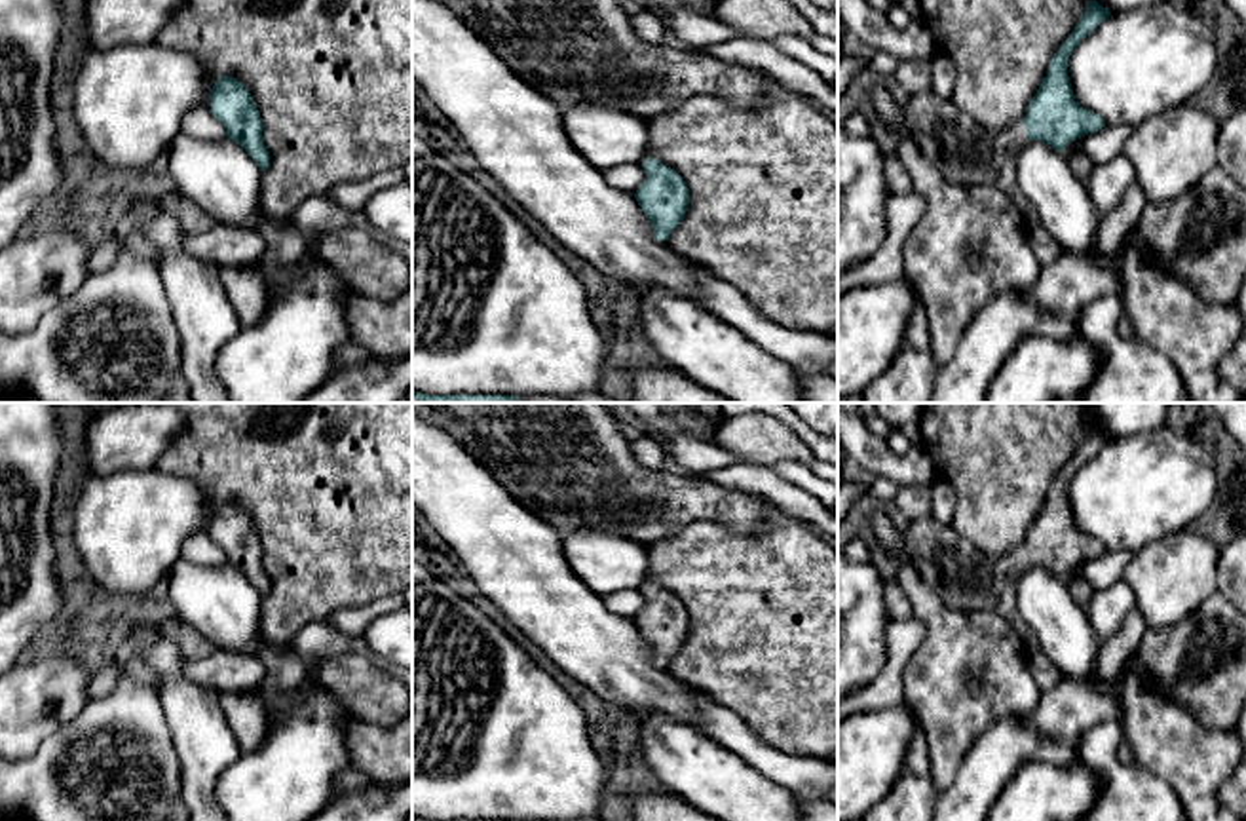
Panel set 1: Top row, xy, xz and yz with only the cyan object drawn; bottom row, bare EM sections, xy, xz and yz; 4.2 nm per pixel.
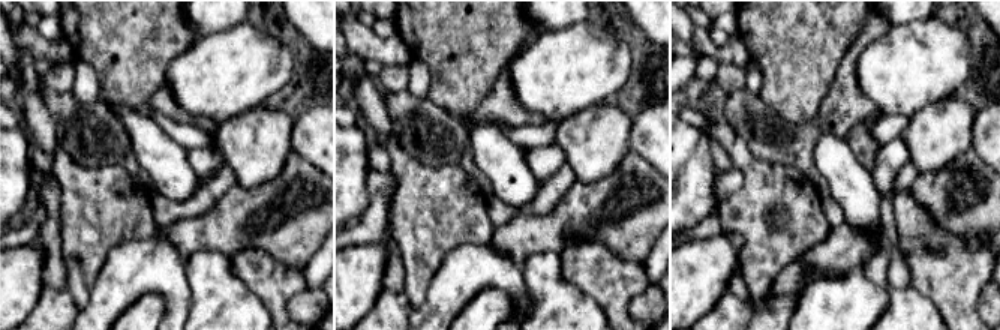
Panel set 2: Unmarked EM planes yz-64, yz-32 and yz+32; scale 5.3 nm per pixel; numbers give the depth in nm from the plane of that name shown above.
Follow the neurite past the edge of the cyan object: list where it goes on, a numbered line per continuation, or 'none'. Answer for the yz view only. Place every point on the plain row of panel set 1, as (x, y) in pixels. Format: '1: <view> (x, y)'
1: yz (965, 578)

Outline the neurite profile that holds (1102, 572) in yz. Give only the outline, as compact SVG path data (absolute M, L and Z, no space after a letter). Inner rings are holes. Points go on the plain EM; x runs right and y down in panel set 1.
M1104 551L1096 559L1088 559L1071 566L1062 580L1069 582L1075 576L1086 580L1094 589L1109 589L1123 580L1123 572L1132 559L1132 551Z

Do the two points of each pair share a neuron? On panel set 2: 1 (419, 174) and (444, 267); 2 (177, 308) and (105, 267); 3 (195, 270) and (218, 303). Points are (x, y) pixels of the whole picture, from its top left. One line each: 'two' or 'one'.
1: one
2: one
3: one

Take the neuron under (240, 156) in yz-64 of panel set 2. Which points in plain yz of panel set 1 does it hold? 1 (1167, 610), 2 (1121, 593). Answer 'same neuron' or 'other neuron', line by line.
1: same neuron
2: other neuron

